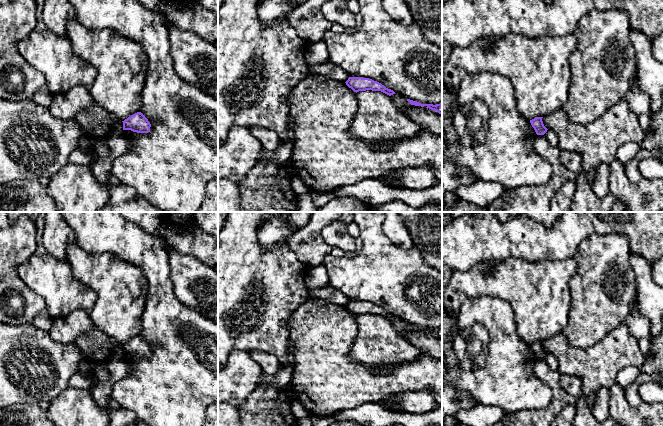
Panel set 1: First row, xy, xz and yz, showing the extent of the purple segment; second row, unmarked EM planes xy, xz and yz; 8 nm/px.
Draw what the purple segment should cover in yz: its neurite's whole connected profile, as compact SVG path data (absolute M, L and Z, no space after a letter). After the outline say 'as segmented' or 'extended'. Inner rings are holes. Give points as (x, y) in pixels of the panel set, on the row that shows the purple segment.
M536 117L532 120L530 120L530 123L531 123L532 127L534 128L537 135L544 135L548 130L544 126L542 118L543 117Z; as segmented

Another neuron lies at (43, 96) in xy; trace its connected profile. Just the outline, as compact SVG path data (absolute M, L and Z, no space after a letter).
M44 85L35 92L33 100L41 106L49 107L53 98L53 93L49 90L47 85Z

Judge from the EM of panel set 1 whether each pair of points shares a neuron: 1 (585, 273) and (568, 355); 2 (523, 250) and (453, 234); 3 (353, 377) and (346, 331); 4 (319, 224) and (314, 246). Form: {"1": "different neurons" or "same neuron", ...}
{"1": "different neurons", "2": "same neuron", "3": "same neuron", "4": "same neuron"}

